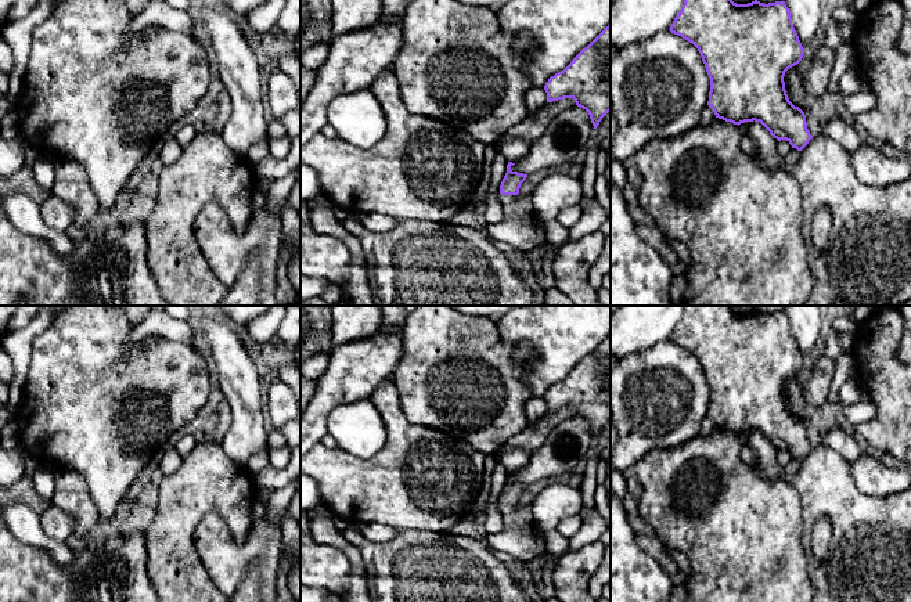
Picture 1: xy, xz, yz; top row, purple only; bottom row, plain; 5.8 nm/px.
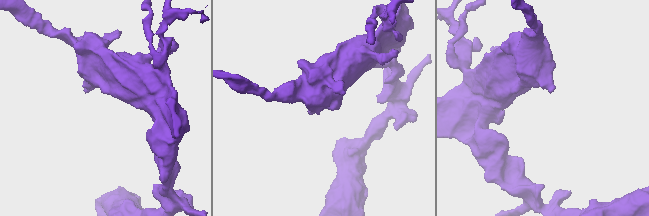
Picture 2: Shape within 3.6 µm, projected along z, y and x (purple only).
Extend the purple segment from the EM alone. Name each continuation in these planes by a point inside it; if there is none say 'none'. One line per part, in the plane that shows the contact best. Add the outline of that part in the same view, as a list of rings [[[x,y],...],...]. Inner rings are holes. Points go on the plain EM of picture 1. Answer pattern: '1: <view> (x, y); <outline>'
1: xz (517, 518); [[[500,504],[500,512],[503,516],[504,527],[511,530],[533,530],[537,529],[532,505],[526,504],[523,507],[518,505],[504,505]]]

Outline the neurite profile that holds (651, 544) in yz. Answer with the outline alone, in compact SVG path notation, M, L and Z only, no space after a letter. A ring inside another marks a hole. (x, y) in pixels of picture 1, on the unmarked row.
M635 533L635 542L642 551L649 554L660 565L665 573L669 576L677 573L678 567L667 552L667 547L653 533Z

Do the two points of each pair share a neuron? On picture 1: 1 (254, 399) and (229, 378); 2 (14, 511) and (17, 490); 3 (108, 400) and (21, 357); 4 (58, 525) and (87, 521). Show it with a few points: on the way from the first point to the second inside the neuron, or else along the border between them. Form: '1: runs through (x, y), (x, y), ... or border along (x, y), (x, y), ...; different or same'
1: runs through (248, 393), (234, 379); same
2: border along (14, 501), (28, 504), (39, 515); different
3: border along (43, 332), (33, 341), (22, 393); different
4: border along (51, 504), (65, 511), (74, 519), (72, 534); different

